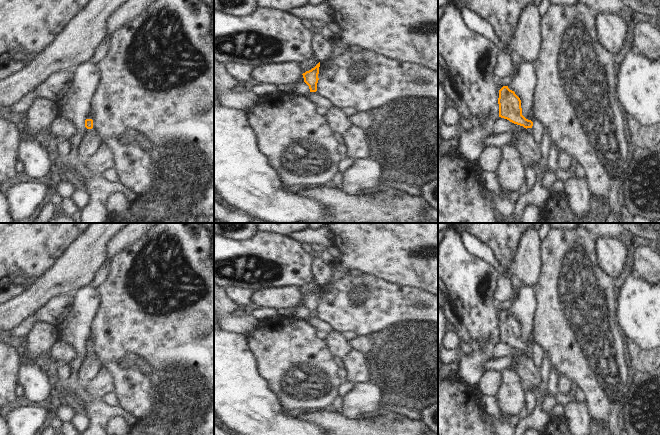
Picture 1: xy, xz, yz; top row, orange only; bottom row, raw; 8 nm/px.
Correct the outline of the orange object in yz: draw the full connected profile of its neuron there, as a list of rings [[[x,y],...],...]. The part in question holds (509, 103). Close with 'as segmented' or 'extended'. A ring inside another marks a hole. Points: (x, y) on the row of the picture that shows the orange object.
[[[503,86],[499,90],[499,117],[509,120],[510,122],[523,126],[524,128],[532,128],[533,119],[535,118],[534,105],[531,107],[529,115],[525,118],[522,115],[521,100],[510,90],[508,86]]]; extended

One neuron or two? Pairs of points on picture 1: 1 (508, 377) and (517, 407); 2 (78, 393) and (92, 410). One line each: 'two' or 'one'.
1: one
2: one

